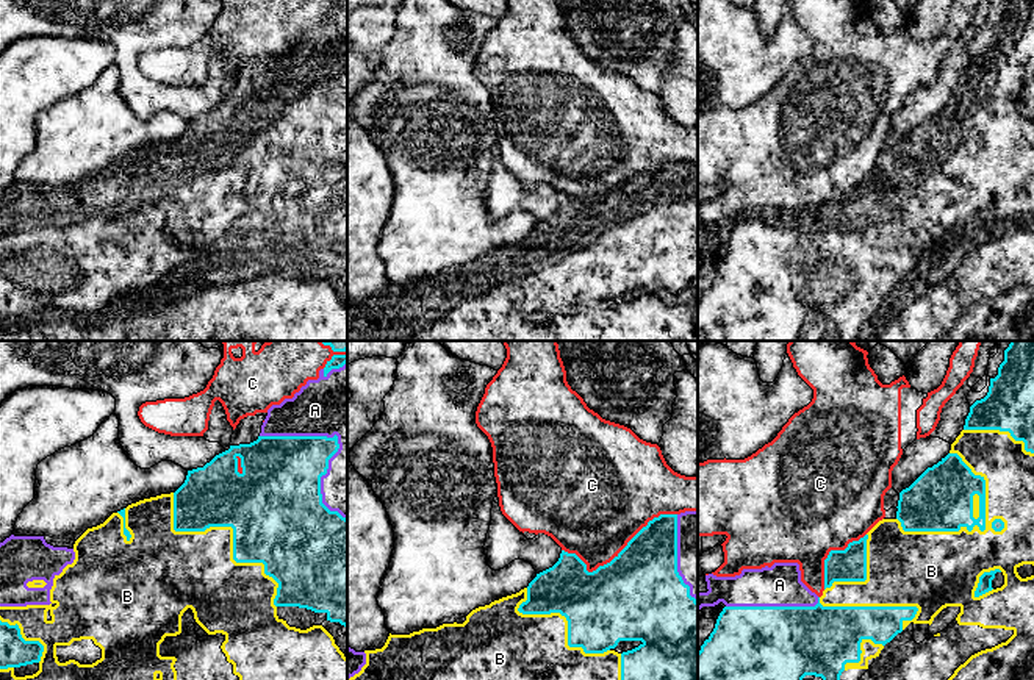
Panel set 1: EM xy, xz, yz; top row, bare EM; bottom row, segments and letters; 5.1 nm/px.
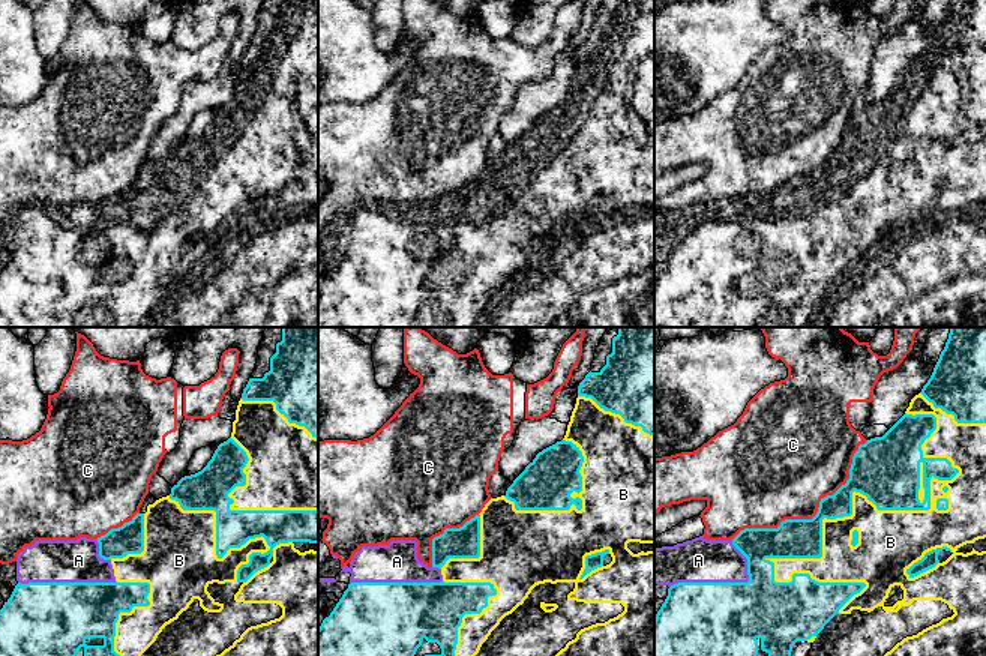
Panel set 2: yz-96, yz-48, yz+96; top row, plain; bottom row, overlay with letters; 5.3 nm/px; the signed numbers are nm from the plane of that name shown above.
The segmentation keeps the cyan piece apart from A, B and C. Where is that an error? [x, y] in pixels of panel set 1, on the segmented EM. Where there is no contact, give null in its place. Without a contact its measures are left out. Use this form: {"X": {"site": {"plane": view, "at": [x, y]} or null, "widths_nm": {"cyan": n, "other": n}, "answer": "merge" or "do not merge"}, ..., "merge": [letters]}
{"A": {"site": {"plane": "xy", "at": [337, 443]}, "widths_nm": {"cyan": 300, "other": 340}, "answer": "merge"}, "B": {"site": {"plane": "xy", "at": [233, 533]}, "widths_nm": {"cyan": 480, "other": 360}, "answer": "do not merge"}, "C": {"site": {"plane": "xz", "at": [618, 554]}, "widths_nm": {"cyan": 460, "other": 460}, "answer": "do not merge"}, "merge": ["A"]}

